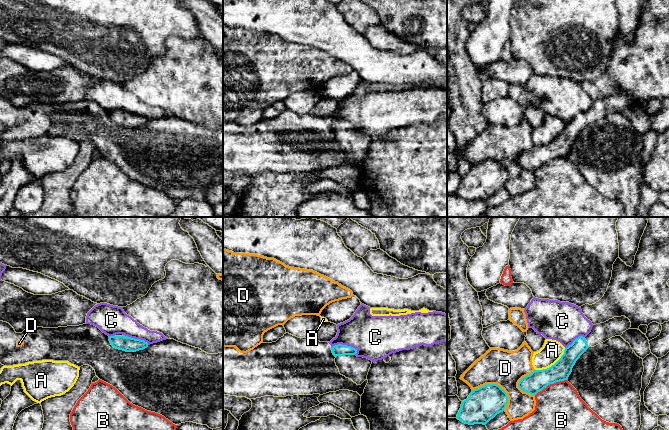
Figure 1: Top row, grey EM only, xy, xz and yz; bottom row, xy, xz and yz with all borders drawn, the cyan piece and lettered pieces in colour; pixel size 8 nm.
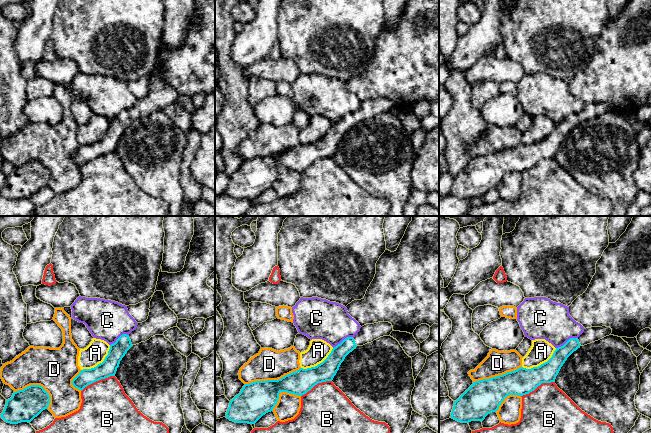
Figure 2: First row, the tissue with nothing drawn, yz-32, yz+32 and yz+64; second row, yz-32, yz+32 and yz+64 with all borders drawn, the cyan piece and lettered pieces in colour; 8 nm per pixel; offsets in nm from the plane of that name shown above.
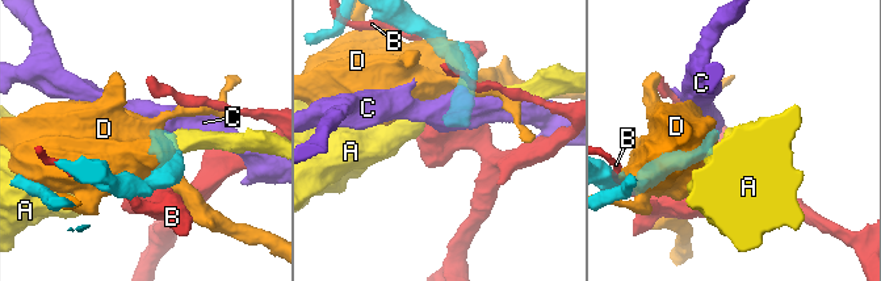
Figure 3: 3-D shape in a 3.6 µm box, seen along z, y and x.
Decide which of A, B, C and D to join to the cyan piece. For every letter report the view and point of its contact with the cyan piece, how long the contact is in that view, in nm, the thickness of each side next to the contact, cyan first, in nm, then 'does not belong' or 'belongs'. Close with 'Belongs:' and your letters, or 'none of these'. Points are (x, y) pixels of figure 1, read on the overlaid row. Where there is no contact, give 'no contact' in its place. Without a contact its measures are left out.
A: meets cyan in yz at (552, 365); contact 300 nm long; 160 nm thick on the cyan side, 170 nm on the other; does not belong
B: meets cyan in yz at (550, 383); contact 280 nm long; 160 nm thick on the cyan side, 360 nm on the other; does not belong
C: meets cyan in xz at (345, 345); contact 220 nm long; 100 nm thick on the cyan side, 360 nm on the other; does not belong
D: meets cyan in yz at (494, 384); contact 320 nm long; 280 nm thick on the cyan side, 300 nm on the other; does not belong
Belongs: none of these

